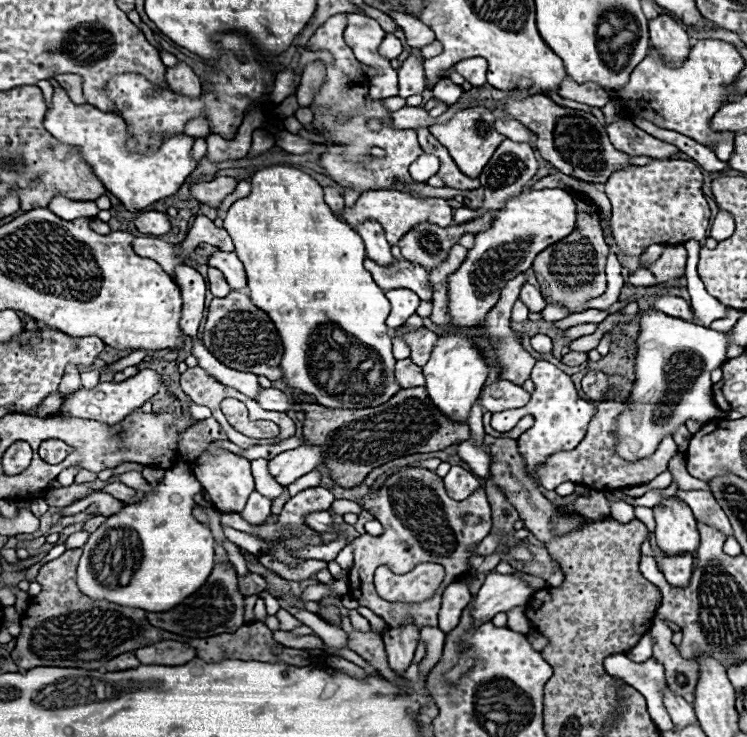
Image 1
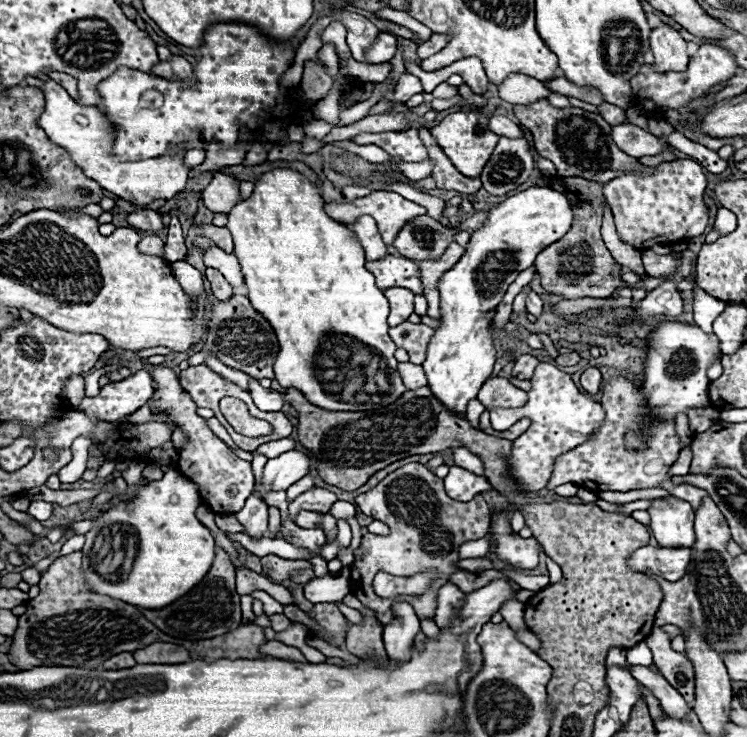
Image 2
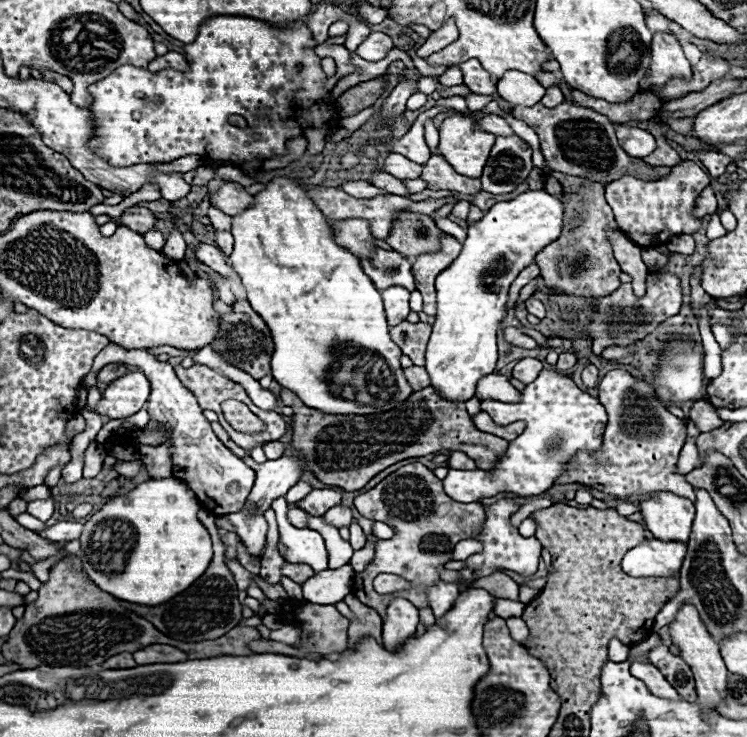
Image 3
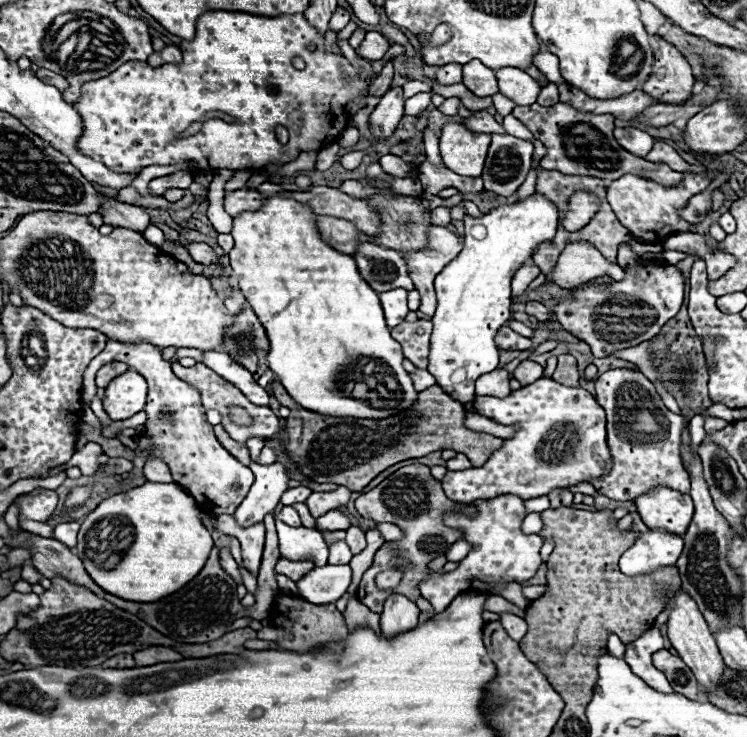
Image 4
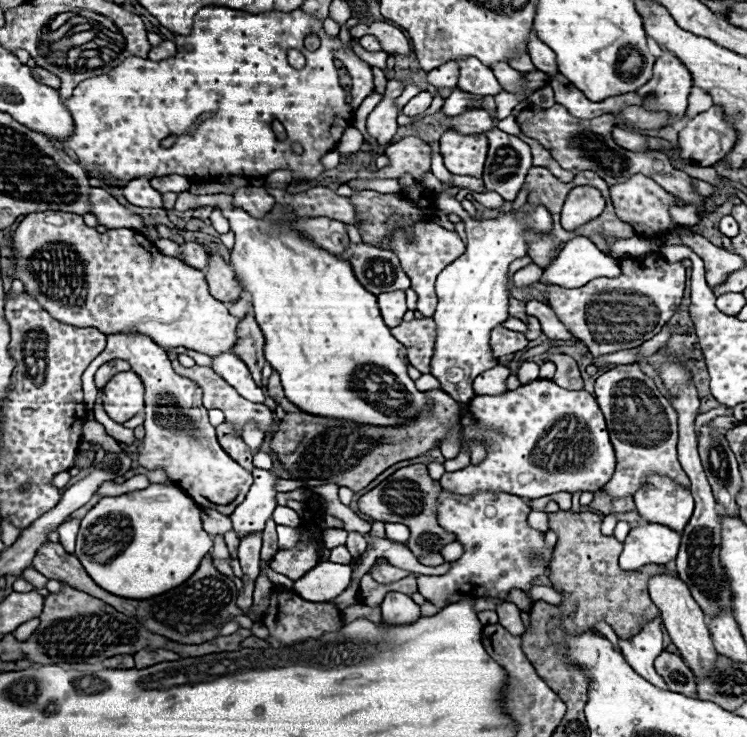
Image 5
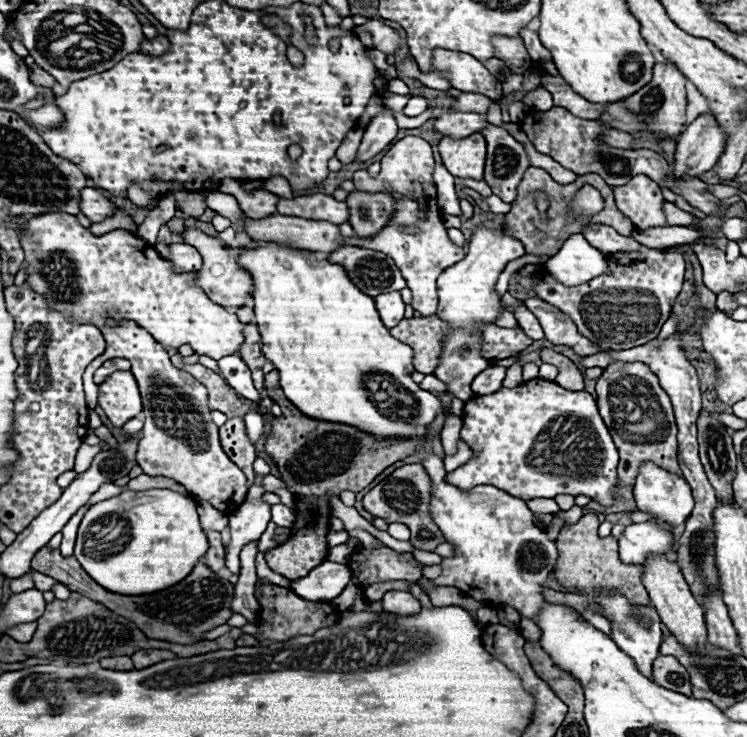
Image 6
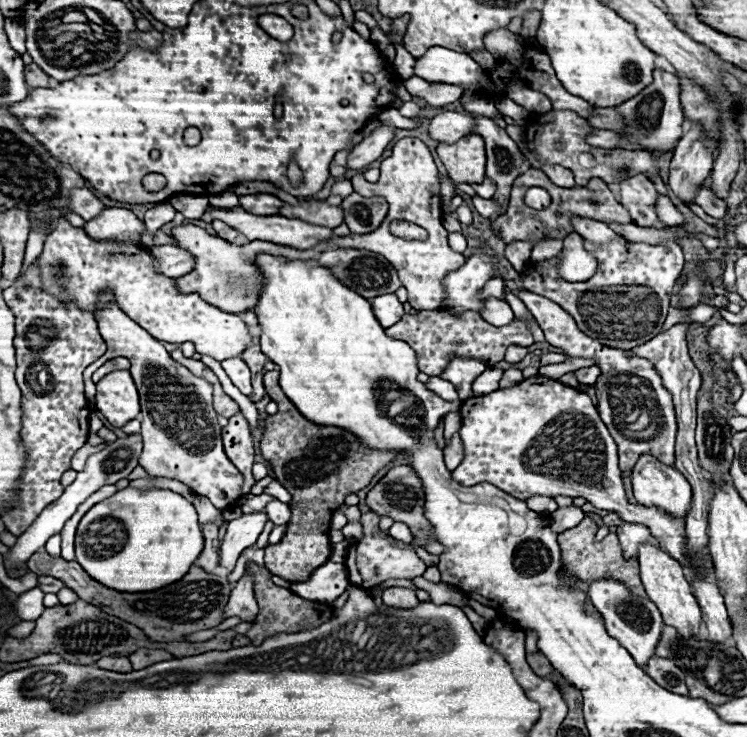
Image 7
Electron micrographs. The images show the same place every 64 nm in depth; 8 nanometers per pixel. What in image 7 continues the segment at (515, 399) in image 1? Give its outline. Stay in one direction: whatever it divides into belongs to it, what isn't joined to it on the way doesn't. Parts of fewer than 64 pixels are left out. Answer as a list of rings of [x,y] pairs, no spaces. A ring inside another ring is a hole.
[[[500,368],[484,370],[484,374],[480,374],[480,378],[476,378],[472,384],[474,394],[490,394],[492,390],[496,390],[502,374],[504,374],[504,370],[500,370]]]

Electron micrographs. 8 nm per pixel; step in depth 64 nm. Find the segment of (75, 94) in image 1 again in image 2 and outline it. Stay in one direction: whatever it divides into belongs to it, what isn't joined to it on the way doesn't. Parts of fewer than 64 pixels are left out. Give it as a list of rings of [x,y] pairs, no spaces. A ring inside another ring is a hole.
[[[56,72],[56,74],[48,74],[54,82],[58,82],[60,86],[64,86],[66,88],[66,92],[76,100],[78,98],[78,82],[76,82],[76,78],[72,78],[70,74],[62,74],[62,72]]]

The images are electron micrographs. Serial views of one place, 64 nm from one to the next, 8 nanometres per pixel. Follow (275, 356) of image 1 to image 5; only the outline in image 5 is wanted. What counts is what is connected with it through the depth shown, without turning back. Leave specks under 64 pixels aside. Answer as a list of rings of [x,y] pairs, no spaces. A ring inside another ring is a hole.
[[[246,314],[238,328],[236,328],[236,336],[238,342],[232,348],[232,354],[236,354],[252,372],[254,380],[260,384],[262,380],[262,368],[266,364],[264,360],[264,334],[260,330],[260,326],[256,324],[252,314]]]

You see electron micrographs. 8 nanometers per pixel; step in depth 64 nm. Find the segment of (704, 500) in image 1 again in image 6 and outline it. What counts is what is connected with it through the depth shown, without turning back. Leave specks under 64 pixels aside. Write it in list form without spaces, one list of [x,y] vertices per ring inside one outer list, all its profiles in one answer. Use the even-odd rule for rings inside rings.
[[[612,362],[604,368],[602,386],[596,388],[598,392],[598,410],[604,418],[614,444],[620,452],[618,462],[618,488],[628,486],[632,488],[638,476],[638,470],[644,462],[652,462],[676,476],[680,474],[678,466],[677,425],[674,422],[674,412],[668,394],[660,388],[656,374],[642,362]],[[648,412],[650,424],[648,424]]]

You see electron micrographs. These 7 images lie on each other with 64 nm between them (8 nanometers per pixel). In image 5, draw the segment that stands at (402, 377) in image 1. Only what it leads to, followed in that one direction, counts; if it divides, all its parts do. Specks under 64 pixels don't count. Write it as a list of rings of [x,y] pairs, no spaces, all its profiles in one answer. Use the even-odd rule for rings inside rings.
[[[422,374],[418,380],[416,380],[416,388],[418,390],[434,390],[434,388],[440,388],[440,382],[432,376],[432,374]]]

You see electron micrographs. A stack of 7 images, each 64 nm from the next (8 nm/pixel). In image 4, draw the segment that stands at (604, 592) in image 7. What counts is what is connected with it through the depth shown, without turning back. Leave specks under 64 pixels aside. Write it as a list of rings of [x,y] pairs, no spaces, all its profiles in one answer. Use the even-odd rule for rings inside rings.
[[[650,628],[636,642],[626,644],[626,662],[630,664],[632,672],[638,678],[648,682],[648,686],[660,690],[662,694],[674,694],[666,676],[652,666],[652,654],[660,648],[662,648],[662,634],[658,628]]]

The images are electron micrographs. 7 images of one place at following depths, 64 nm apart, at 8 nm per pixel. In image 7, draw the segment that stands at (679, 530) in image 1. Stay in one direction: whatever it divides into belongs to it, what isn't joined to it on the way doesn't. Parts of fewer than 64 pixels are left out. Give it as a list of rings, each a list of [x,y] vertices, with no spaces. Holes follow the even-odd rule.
[[[642,456],[632,472],[634,498],[642,506],[656,506],[674,518],[684,518],[690,510],[692,490],[688,480],[672,466],[652,456]]]

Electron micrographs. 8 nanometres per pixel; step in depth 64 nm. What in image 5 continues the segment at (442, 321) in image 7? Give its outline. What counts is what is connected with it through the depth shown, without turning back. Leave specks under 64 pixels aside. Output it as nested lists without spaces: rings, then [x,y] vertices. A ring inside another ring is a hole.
[[[432,318],[402,322],[400,326],[392,328],[392,336],[402,342],[408,350],[408,360],[414,368],[422,374],[430,372],[430,360],[434,354],[434,338],[436,338],[436,324]],[[498,326],[492,330],[492,352],[494,356],[506,356],[506,354],[514,354],[520,352],[528,346],[528,340],[524,334],[520,332],[512,332],[504,326]]]

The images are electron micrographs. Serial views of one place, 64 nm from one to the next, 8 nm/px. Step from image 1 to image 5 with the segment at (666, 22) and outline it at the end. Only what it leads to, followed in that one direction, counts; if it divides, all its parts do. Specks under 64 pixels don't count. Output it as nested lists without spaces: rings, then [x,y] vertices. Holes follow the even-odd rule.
[[[662,48],[662,56],[654,64],[654,76],[640,86],[638,96],[642,96],[646,110],[668,110],[674,122],[686,112],[690,86],[692,74],[688,68],[670,50]]]

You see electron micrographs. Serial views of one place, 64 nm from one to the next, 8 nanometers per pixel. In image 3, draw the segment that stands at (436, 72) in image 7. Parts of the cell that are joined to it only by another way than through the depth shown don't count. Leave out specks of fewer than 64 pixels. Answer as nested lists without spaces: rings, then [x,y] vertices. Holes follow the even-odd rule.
[[[470,58],[462,64],[458,64],[458,68],[464,74],[464,84],[470,88],[470,92],[474,94],[482,94],[482,96],[490,96],[496,90],[496,82],[492,80],[492,76],[480,66],[480,62],[476,58]]]

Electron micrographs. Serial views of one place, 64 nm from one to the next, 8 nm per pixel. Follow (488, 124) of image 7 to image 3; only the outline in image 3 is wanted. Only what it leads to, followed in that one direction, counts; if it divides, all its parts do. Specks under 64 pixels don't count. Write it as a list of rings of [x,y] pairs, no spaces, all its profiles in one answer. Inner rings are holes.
[[[498,136],[480,176],[482,190],[508,194],[528,178],[532,168],[532,148],[522,138]]]

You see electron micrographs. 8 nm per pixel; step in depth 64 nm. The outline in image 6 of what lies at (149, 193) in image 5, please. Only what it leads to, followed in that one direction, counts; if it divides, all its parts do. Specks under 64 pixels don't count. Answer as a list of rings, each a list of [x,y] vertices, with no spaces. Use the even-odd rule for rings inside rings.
[[[132,186],[132,188],[128,188],[128,200],[132,202],[132,204],[136,204],[136,206],[148,206],[148,204],[156,204],[158,202],[158,198],[152,198],[144,188],[140,188],[140,186]]]

